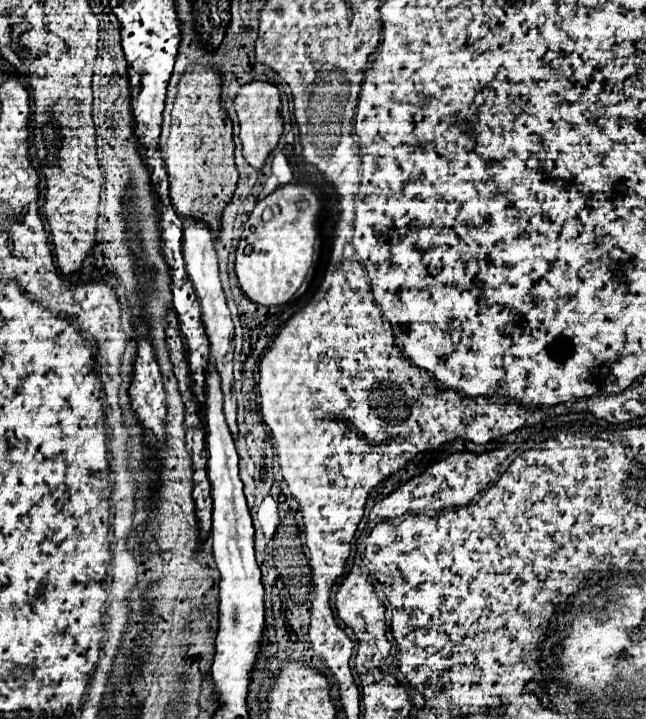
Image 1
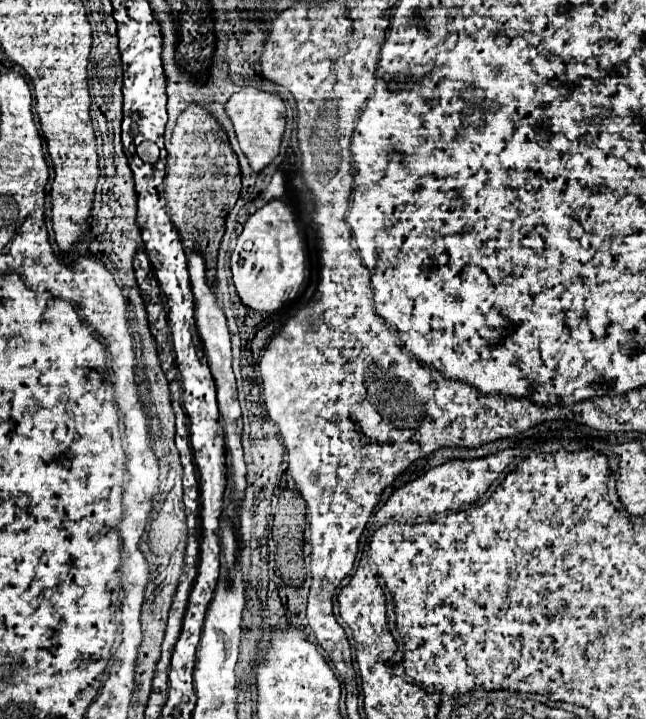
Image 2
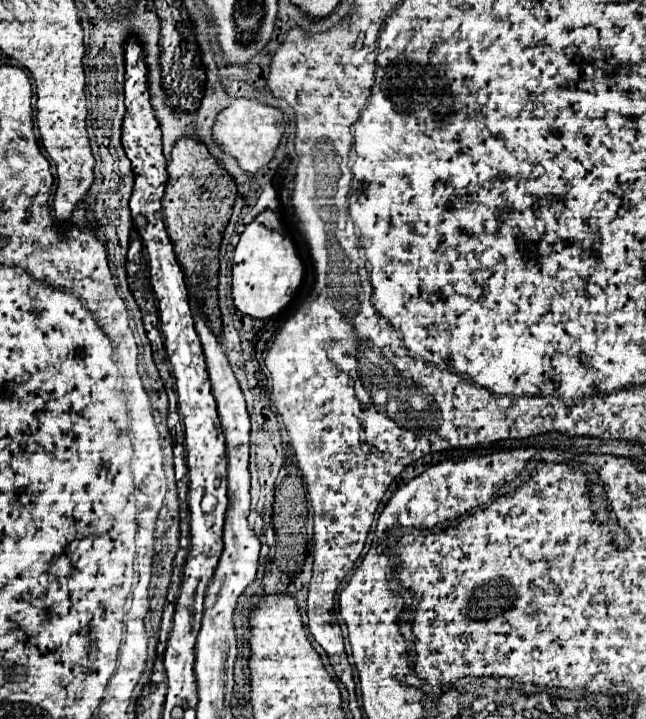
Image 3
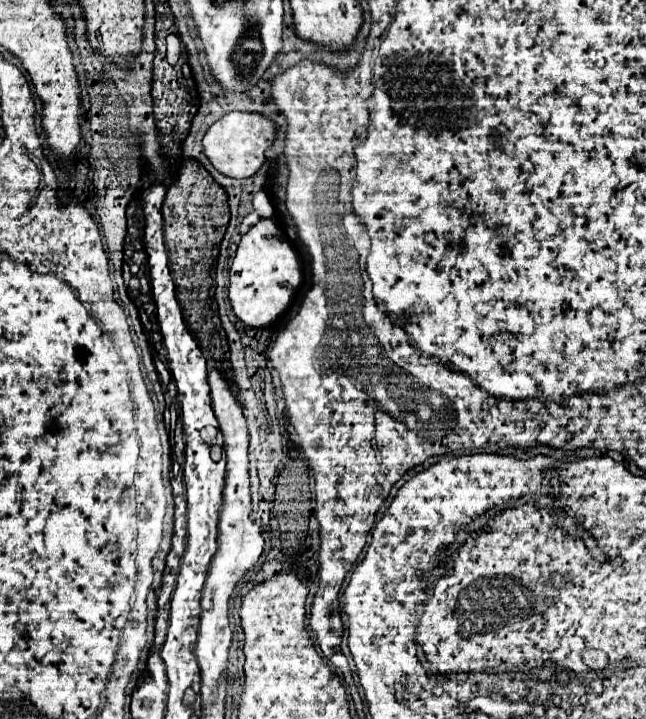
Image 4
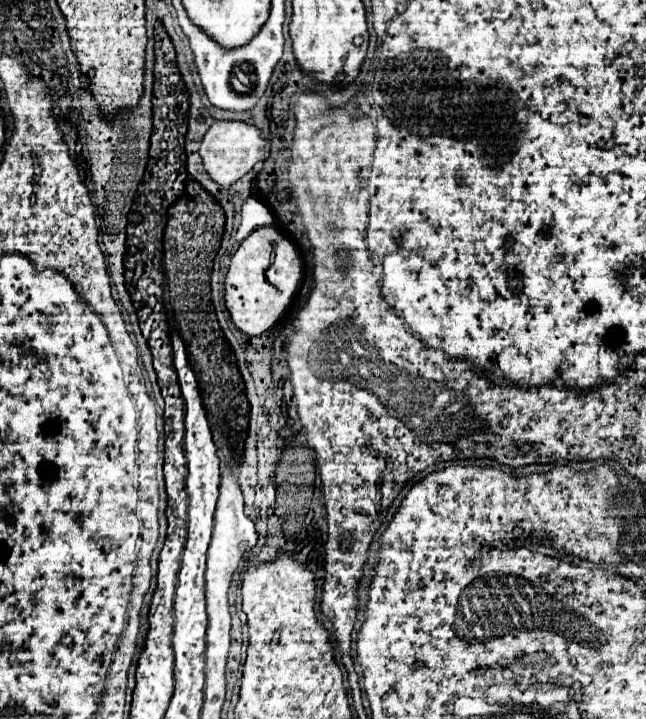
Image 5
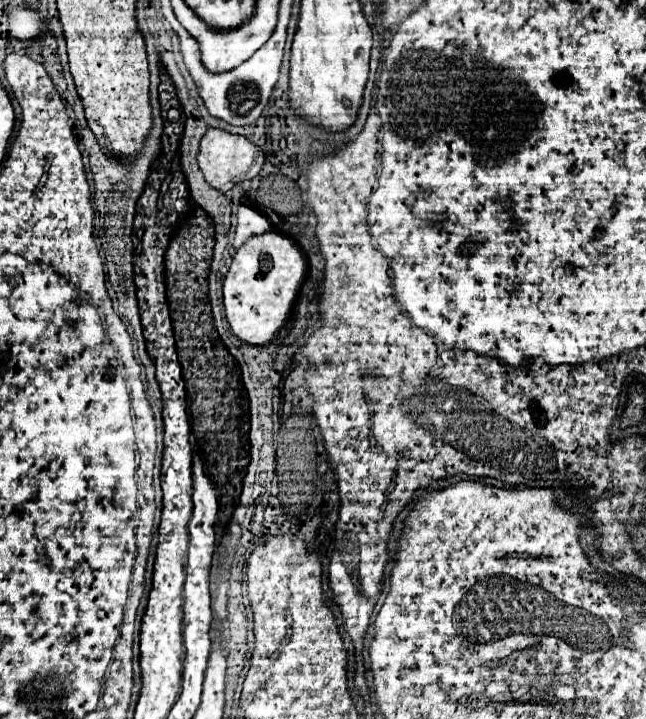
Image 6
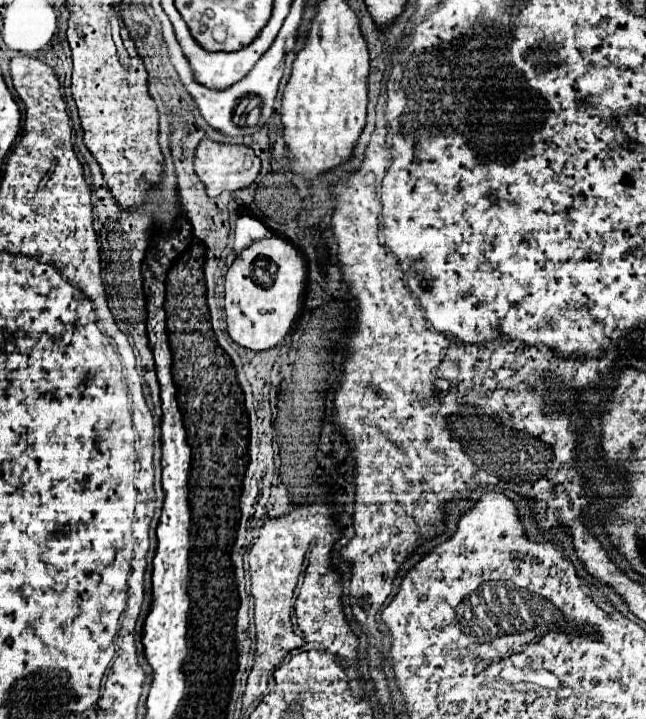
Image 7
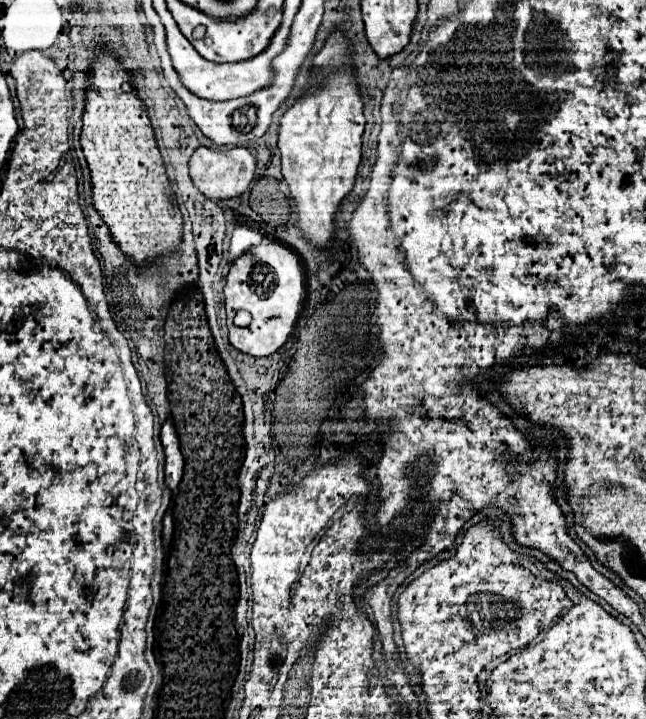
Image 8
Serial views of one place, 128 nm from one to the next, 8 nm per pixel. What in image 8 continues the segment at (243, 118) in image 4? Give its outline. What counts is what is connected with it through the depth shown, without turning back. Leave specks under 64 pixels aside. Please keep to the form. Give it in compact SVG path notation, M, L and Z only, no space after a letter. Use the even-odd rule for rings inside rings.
M202 146L190 158L190 178L194 186L210 200L224 200L244 194L254 178L254 168L256 168L256 160L248 148L212 150Z

